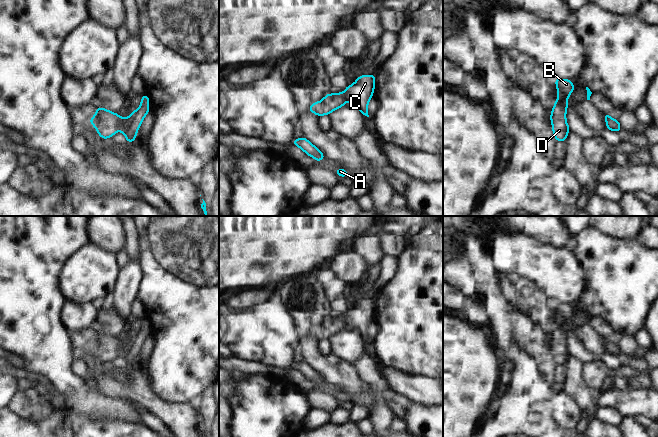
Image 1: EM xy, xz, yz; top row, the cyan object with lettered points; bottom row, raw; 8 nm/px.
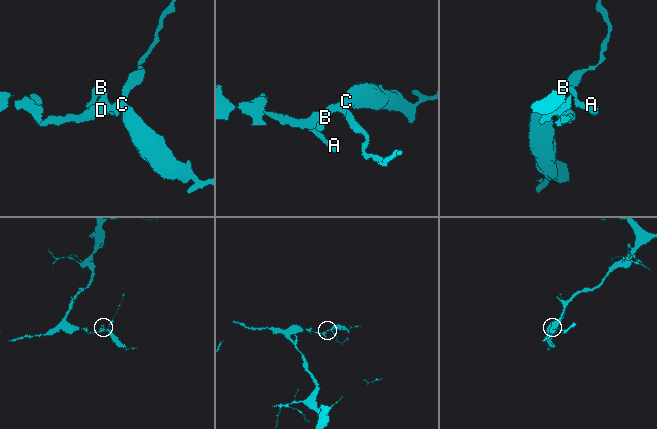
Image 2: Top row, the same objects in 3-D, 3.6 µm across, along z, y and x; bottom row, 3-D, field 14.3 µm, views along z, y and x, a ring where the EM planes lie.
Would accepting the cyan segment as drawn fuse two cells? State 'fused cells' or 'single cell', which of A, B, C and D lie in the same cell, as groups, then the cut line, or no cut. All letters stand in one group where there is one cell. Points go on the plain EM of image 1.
single cell; A B C D; no cut

